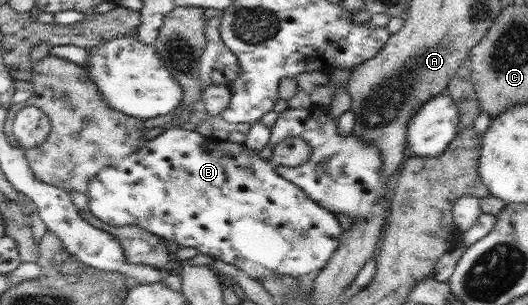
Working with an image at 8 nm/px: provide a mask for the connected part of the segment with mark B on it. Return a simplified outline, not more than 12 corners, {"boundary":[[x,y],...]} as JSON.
{"boundary":[[166,127],[90,212],[236,265],[318,273],[336,214],[249,150]]}

